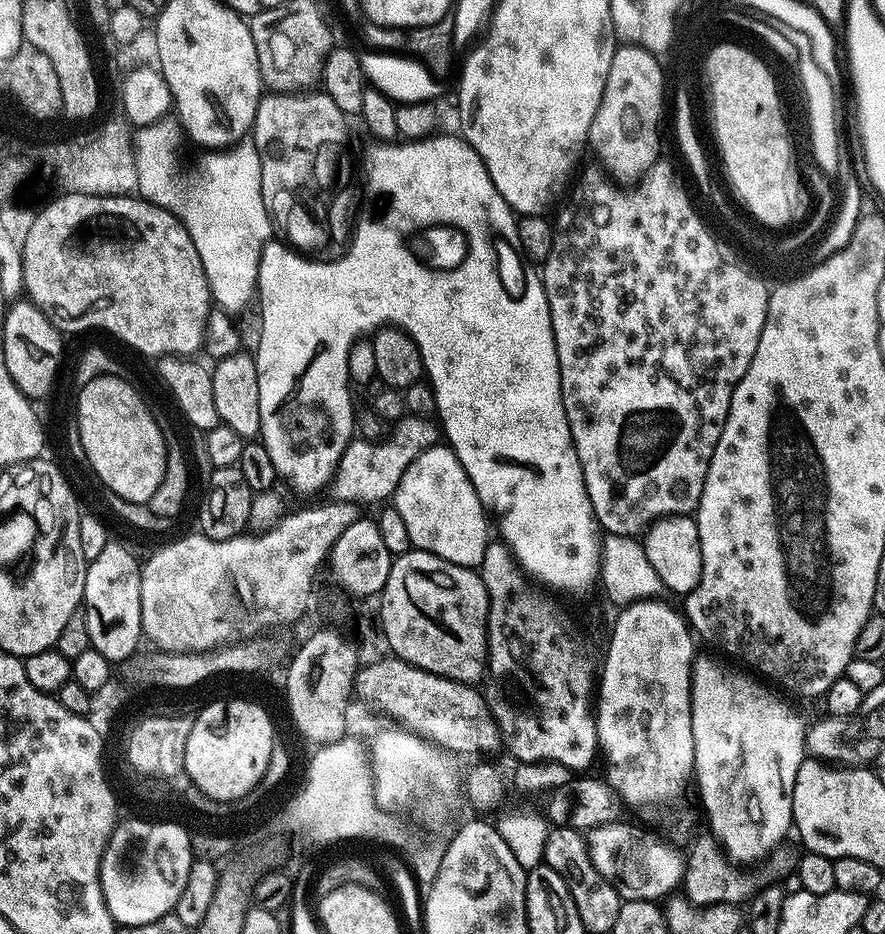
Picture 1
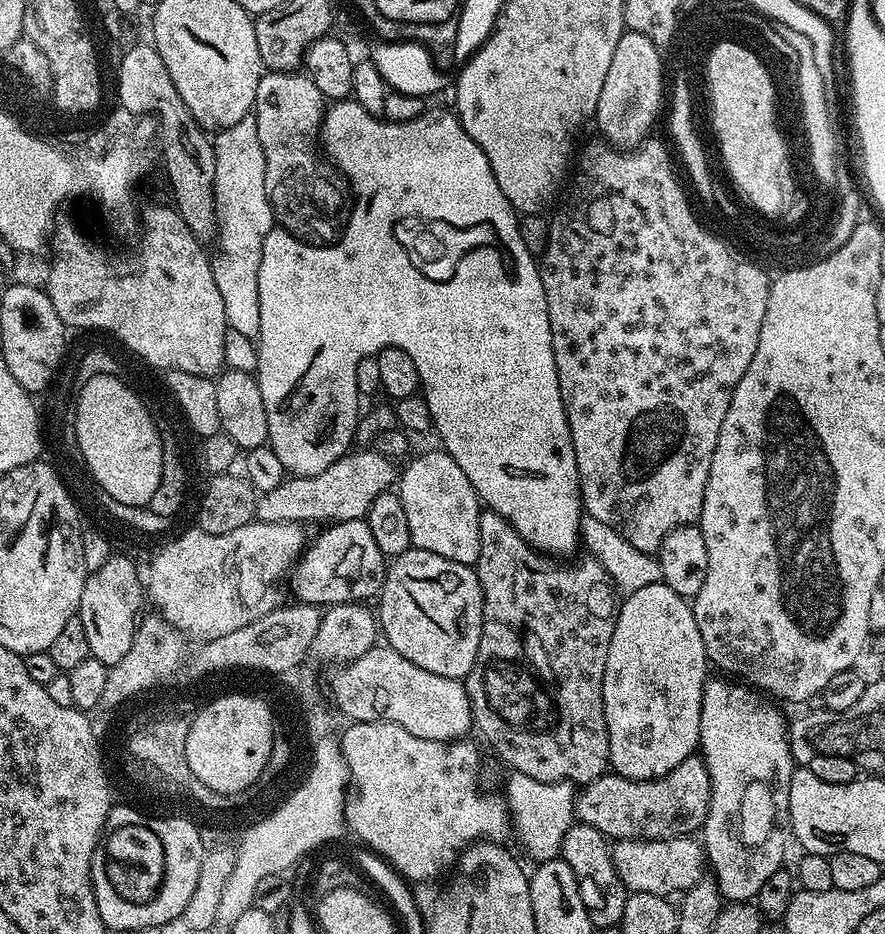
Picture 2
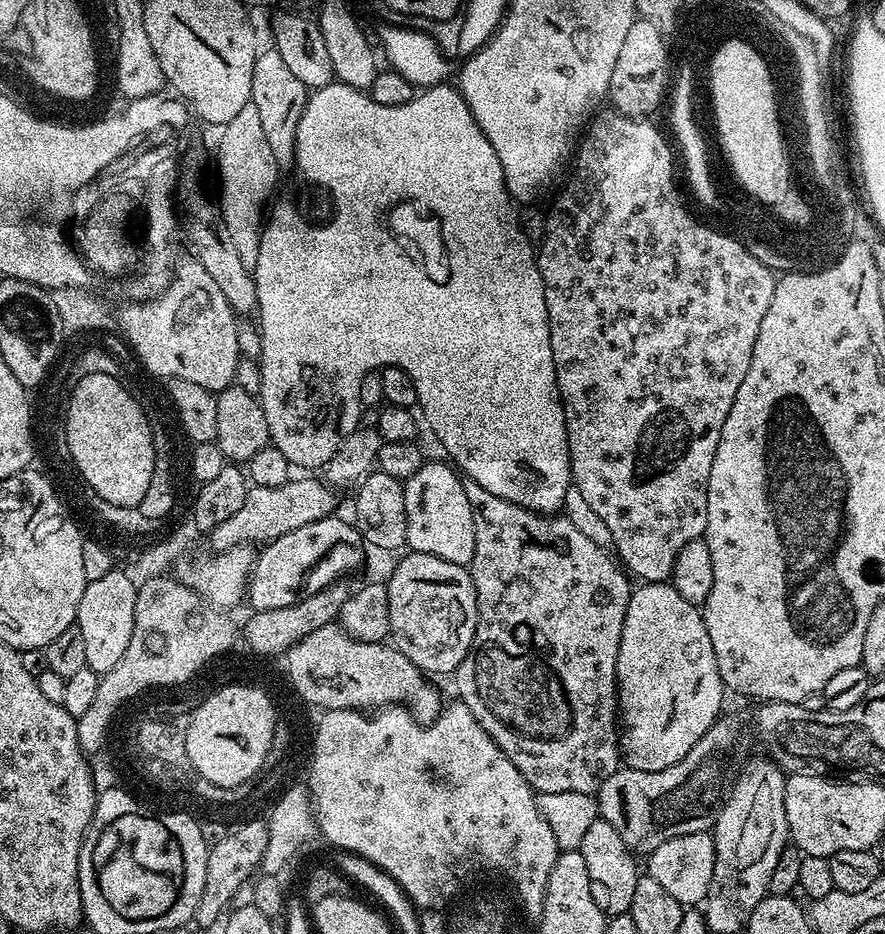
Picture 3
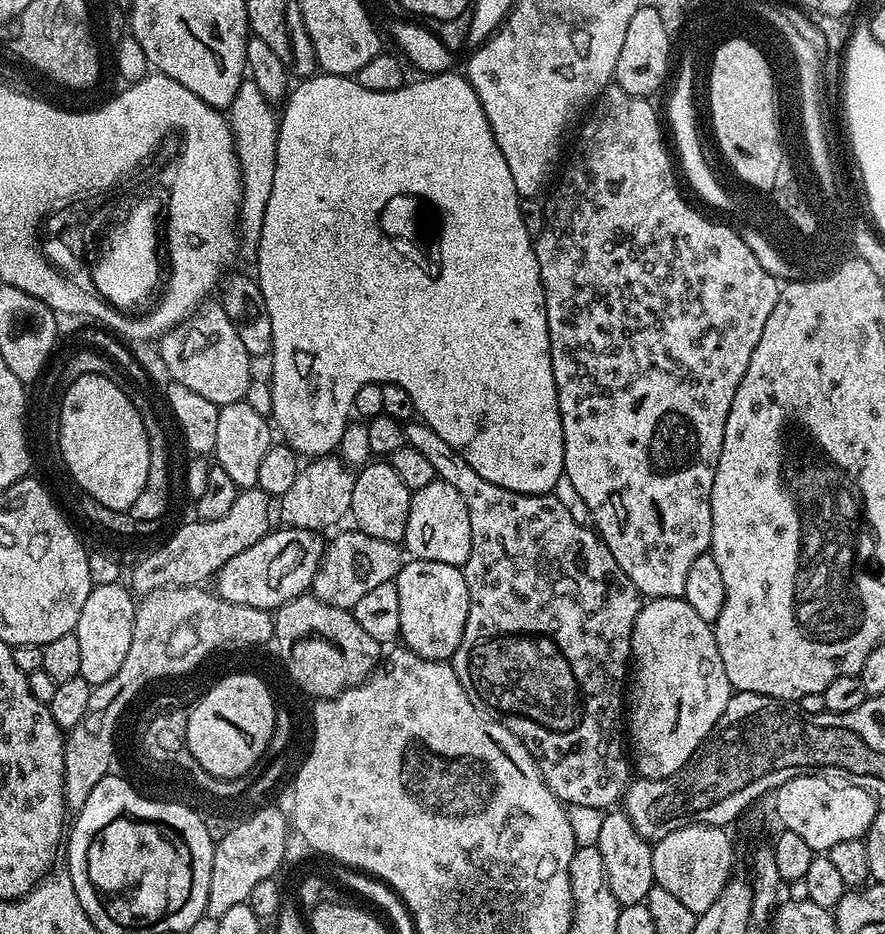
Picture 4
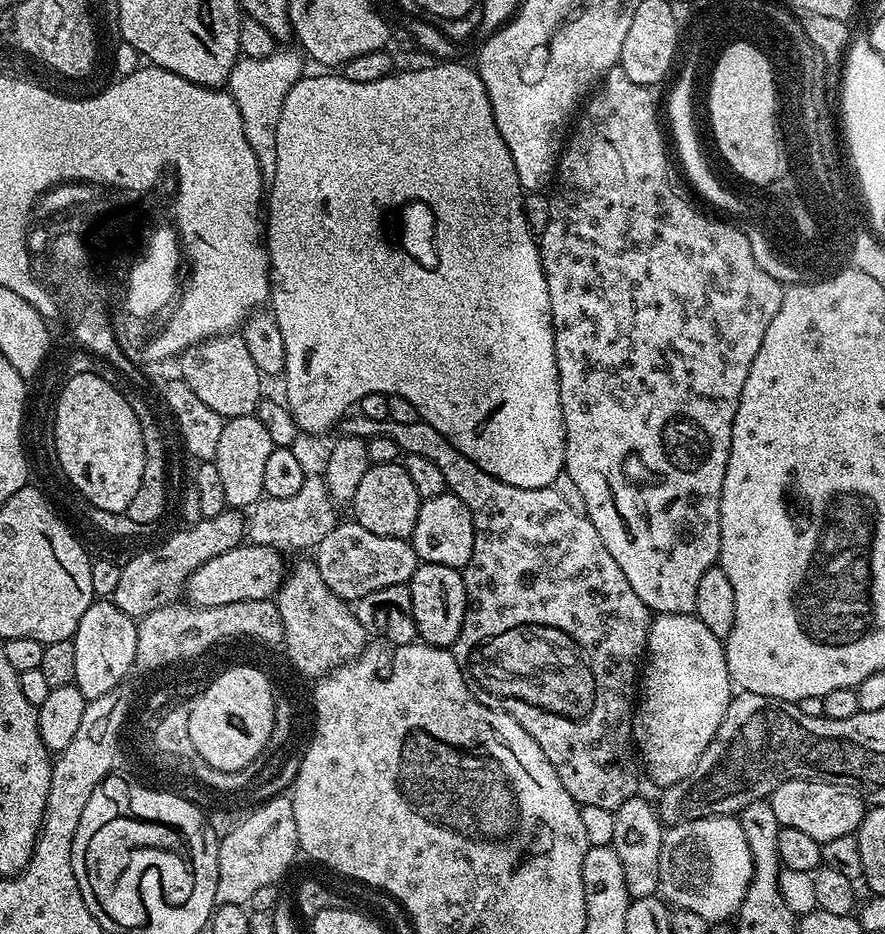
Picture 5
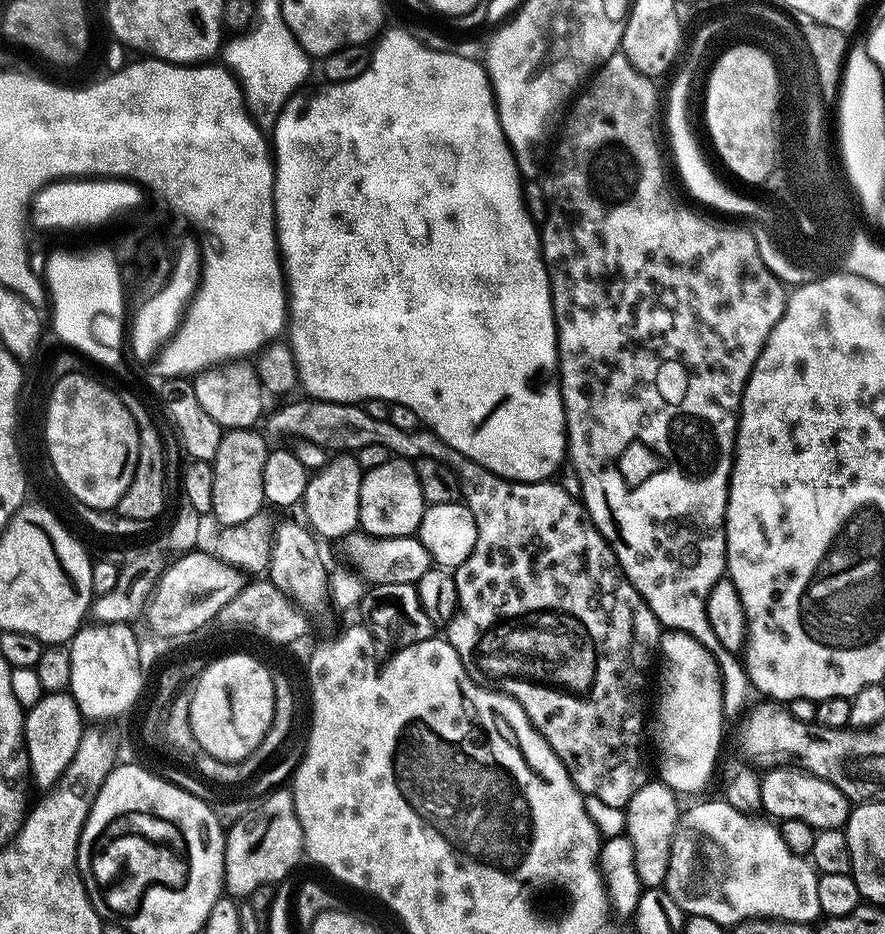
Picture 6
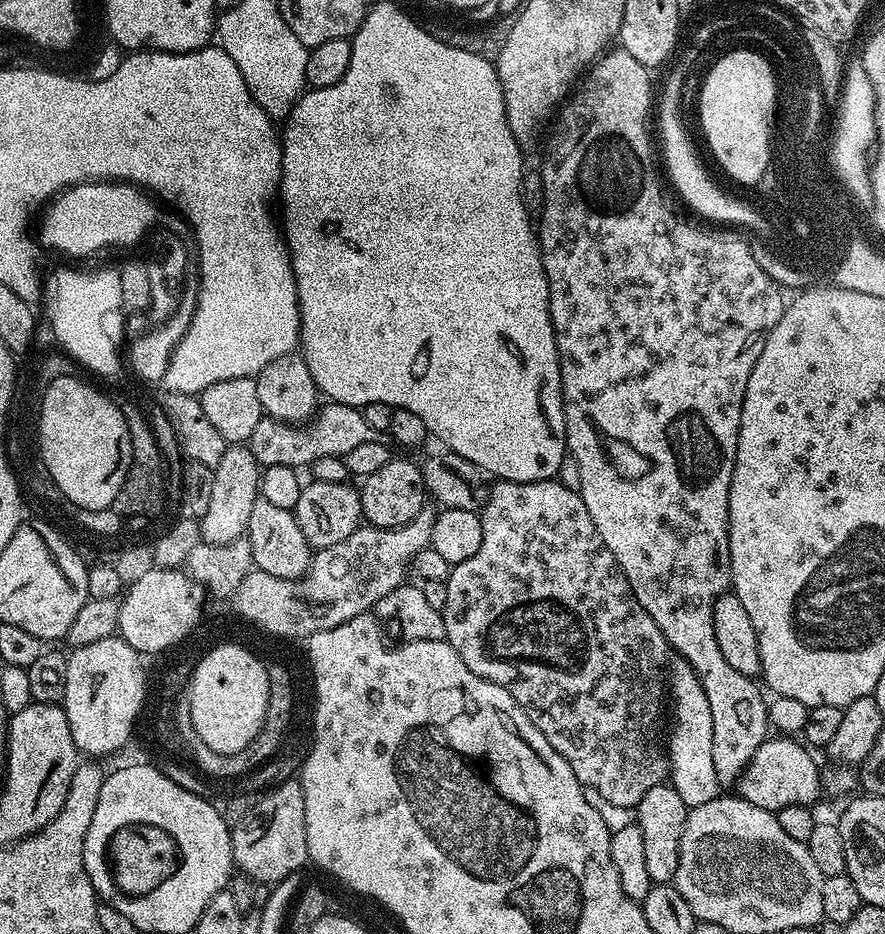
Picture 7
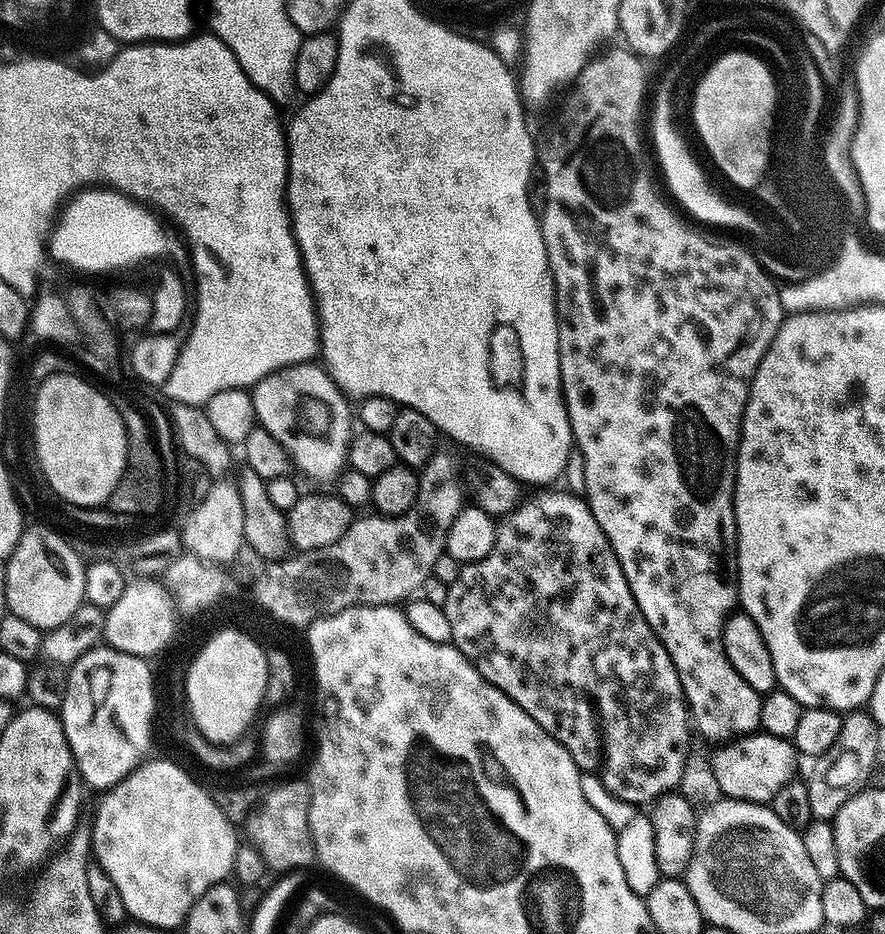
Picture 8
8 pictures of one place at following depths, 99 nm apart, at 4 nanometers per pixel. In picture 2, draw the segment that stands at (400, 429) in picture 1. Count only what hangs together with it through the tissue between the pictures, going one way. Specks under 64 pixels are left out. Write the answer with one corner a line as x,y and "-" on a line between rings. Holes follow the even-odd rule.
352,450
340,456
322,474
307,477
289,477
275,487
274,490
263,493
256,504
255,517
261,523
292,523
310,524
310,522
339,522
341,520
359,520
365,517
374,498
387,491
396,480
395,465
375,450

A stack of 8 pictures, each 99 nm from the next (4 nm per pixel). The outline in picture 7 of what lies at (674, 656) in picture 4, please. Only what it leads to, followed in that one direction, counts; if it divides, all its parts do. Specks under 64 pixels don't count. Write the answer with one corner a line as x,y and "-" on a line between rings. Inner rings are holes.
679,658
673,659
670,664
670,704
676,707
672,737
669,735
666,740
670,783
674,790
678,790
678,798
692,809
719,797
722,789
714,774
710,702
706,702
706,690
702,690
696,671

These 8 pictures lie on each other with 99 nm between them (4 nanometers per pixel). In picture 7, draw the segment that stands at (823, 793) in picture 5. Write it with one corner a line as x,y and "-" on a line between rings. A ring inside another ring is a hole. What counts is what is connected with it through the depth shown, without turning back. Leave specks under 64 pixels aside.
769,738
758,750
754,758
742,769
738,781
738,796
754,806
762,807
768,812
781,812
786,806
795,804
815,805
815,800
822,796
822,772
812,761
813,753
799,739

